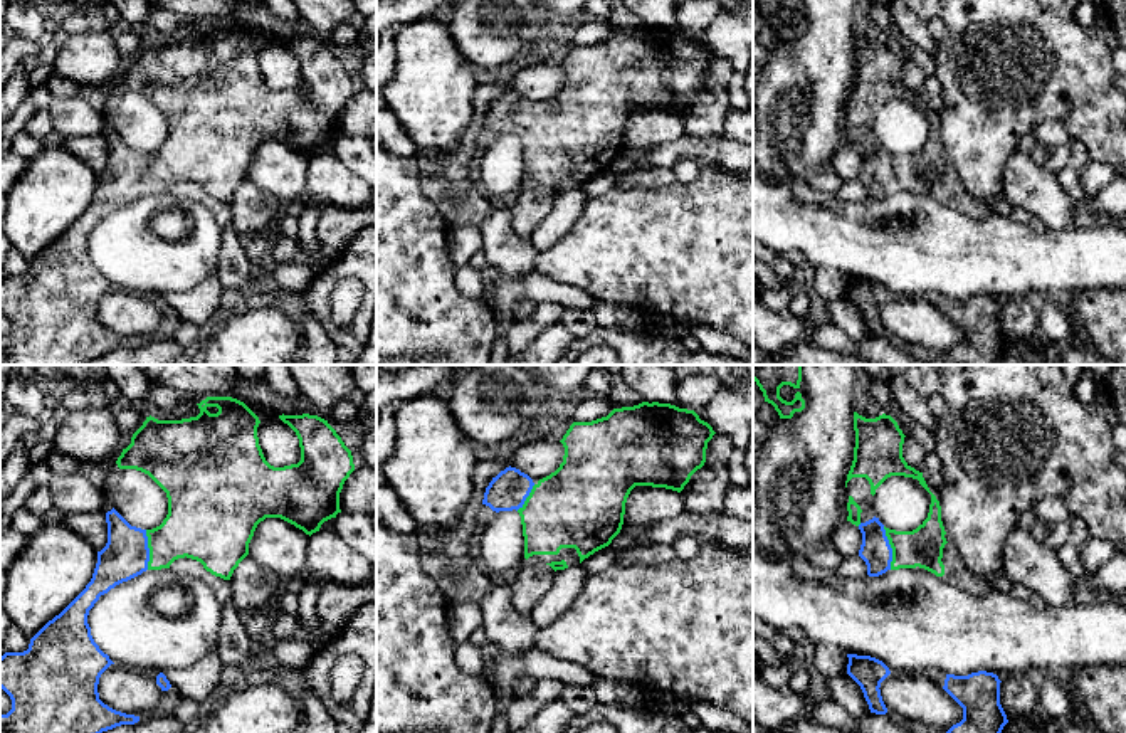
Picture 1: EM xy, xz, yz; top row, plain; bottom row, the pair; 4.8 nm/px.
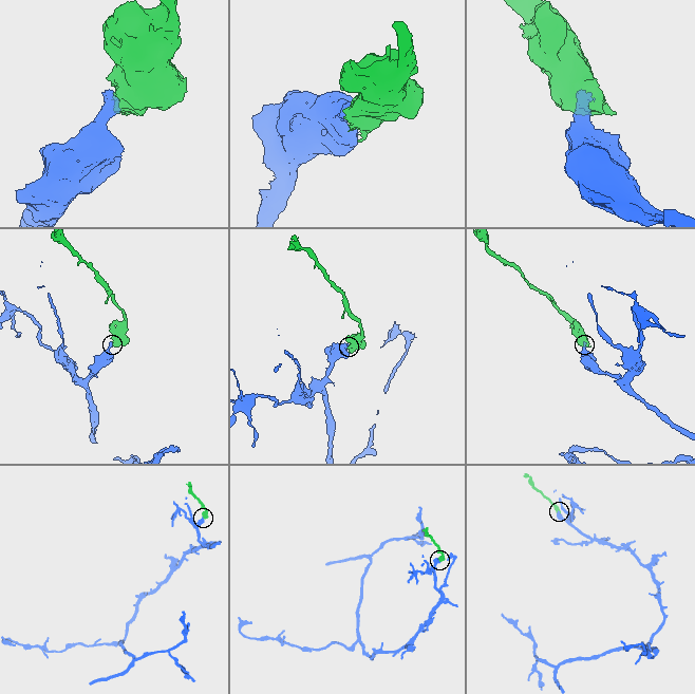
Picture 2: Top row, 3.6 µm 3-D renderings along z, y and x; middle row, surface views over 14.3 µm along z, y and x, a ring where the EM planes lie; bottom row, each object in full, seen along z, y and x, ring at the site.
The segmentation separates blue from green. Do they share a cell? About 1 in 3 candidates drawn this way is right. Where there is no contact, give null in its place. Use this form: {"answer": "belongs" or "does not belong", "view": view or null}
{"answer": "belongs", "view": "yz"}

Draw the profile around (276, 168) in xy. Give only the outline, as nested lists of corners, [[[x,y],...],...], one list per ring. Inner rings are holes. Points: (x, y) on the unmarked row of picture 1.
[[[266,141],[254,155],[249,180],[284,205],[306,198],[309,158],[281,141]]]

